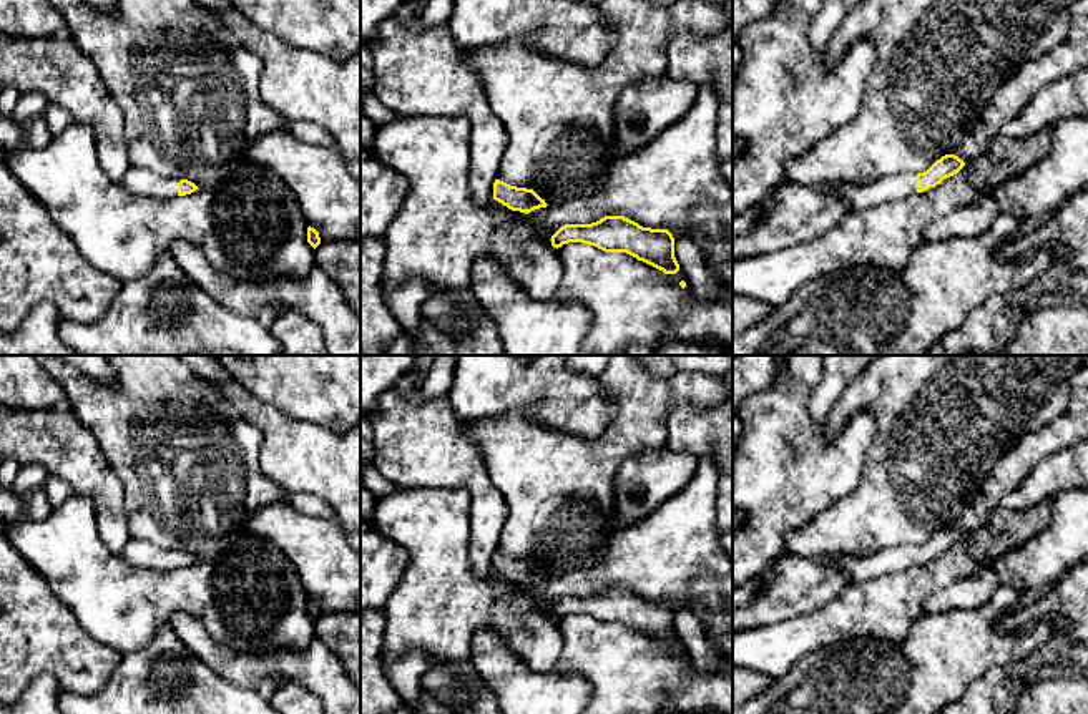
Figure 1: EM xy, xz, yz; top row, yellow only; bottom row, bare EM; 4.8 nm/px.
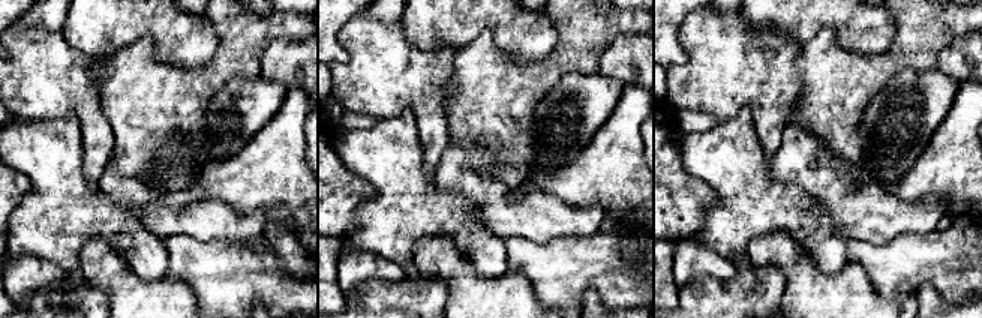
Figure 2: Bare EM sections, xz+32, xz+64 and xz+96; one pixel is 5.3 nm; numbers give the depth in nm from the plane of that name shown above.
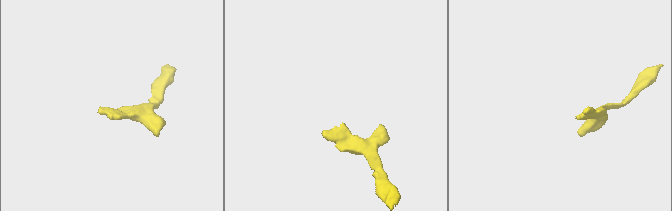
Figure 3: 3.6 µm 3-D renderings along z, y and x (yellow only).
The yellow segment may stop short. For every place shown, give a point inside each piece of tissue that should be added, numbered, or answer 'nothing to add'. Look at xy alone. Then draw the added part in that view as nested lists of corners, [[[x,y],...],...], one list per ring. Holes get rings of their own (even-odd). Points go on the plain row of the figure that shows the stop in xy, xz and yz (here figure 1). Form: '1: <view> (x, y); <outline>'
1: xy (140, 553); [[[131,538],[121,556],[133,566],[153,568],[158,571],[169,571],[178,568],[179,550],[163,550],[151,543]]]

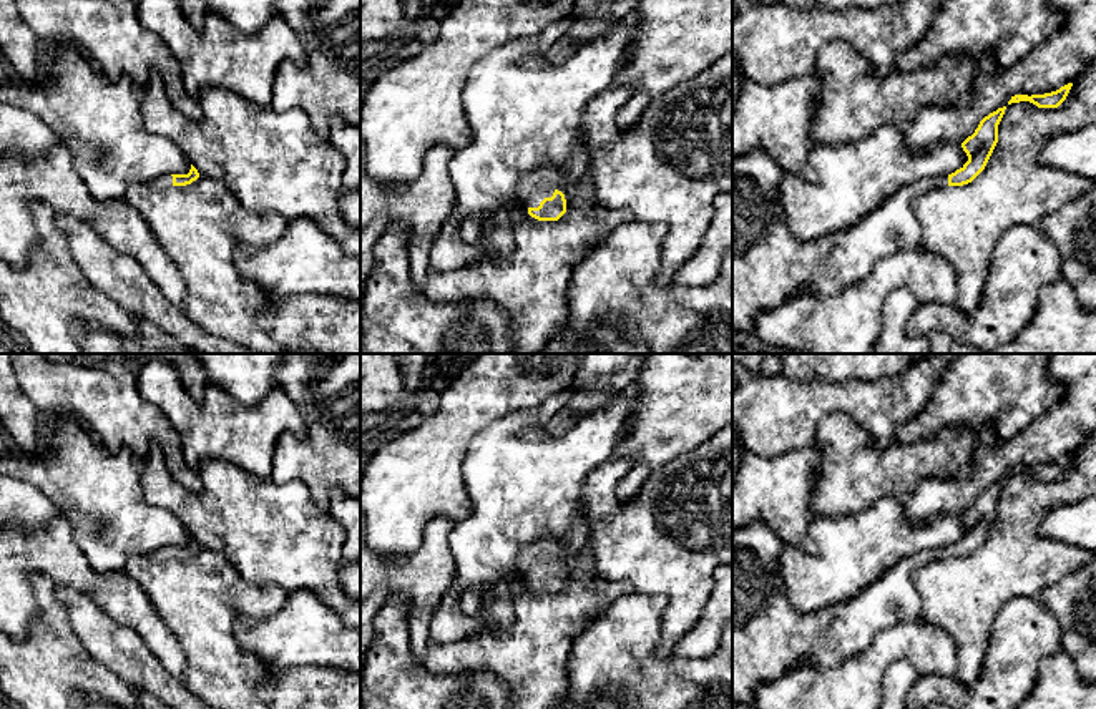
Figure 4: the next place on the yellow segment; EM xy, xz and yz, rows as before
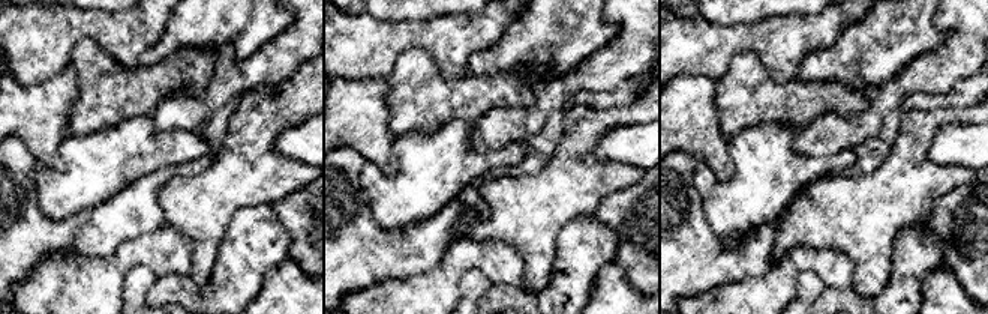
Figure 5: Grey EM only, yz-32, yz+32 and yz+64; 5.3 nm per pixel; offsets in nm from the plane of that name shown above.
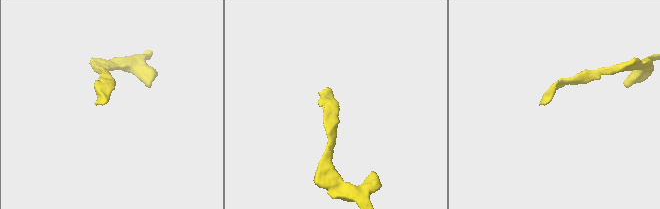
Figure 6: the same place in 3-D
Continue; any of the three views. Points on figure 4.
1: xz (537, 557); [[[541,538],[526,545],[520,553],[520,566],[528,579],[538,579],[545,570],[551,570],[558,556],[558,546],[551,538]]]

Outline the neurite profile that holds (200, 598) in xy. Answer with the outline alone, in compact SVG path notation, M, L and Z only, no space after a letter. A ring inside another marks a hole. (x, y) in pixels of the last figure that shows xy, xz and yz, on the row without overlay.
M199 548L191 556L169 560L141 555L128 560L123 570L143 588L178 639L186 656L183 682L189 692L216 709L271 709L257 696L269 671L239 646L234 626L237 621L254 624L274 616L284 606L287 591L276 583L246 581L218 550Z

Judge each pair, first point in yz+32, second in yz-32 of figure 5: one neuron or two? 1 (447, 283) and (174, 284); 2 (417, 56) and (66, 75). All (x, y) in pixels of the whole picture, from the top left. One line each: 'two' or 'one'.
1: two
2: two

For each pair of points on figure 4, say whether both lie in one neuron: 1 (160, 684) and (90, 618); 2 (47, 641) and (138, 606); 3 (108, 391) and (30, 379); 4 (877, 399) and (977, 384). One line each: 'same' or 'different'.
1: same
2: different
3: same
4: different

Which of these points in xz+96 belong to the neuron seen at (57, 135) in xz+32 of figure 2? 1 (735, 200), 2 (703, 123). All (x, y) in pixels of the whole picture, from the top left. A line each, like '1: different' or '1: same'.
1: same
2: different

